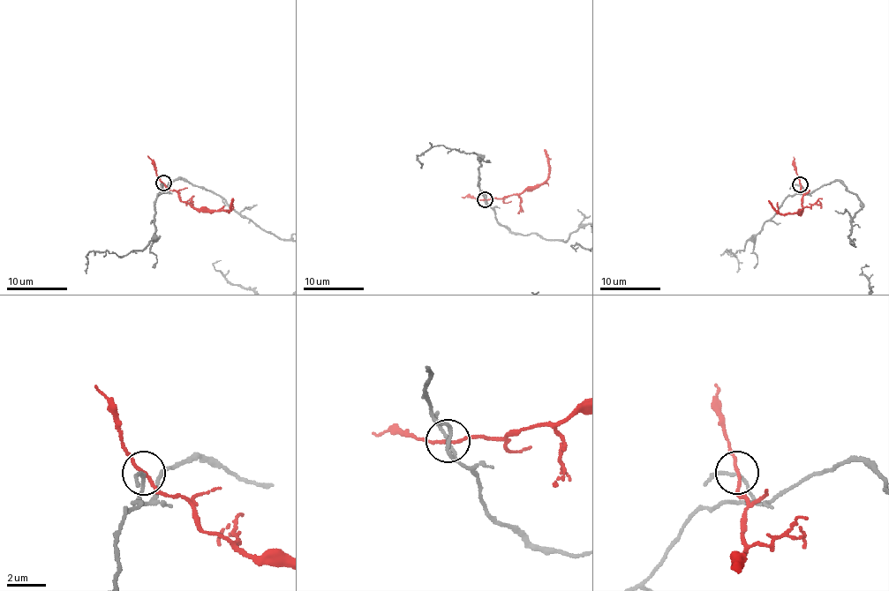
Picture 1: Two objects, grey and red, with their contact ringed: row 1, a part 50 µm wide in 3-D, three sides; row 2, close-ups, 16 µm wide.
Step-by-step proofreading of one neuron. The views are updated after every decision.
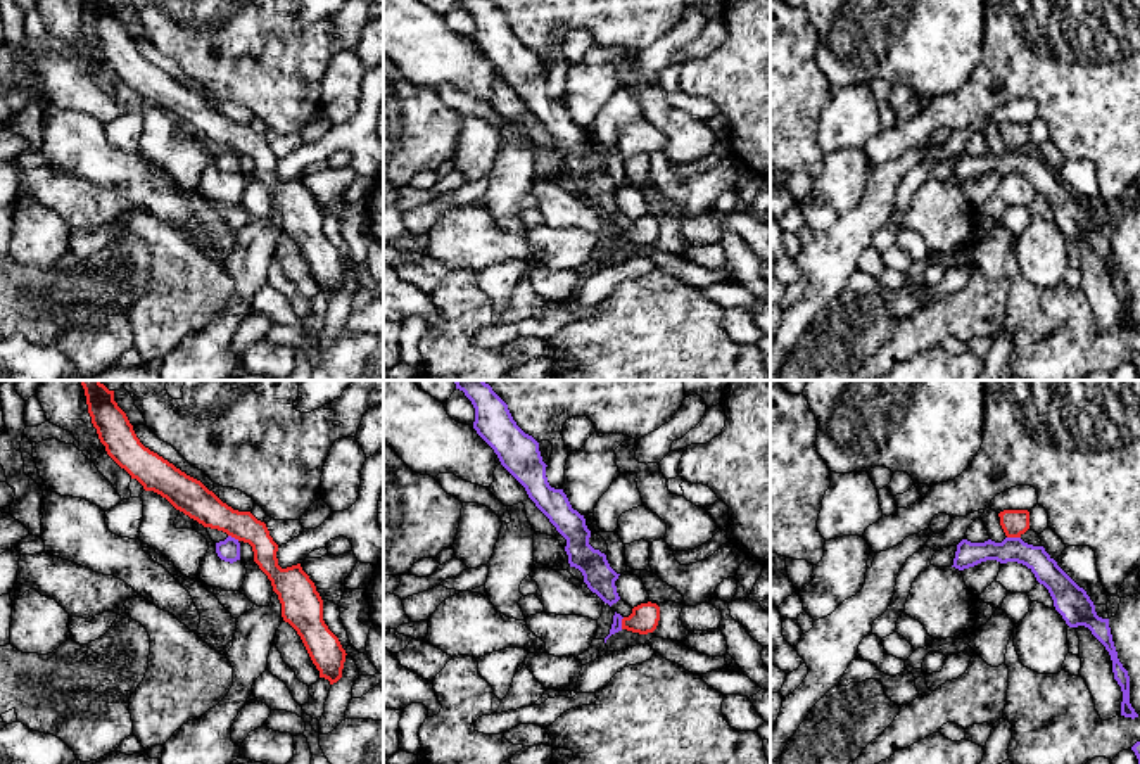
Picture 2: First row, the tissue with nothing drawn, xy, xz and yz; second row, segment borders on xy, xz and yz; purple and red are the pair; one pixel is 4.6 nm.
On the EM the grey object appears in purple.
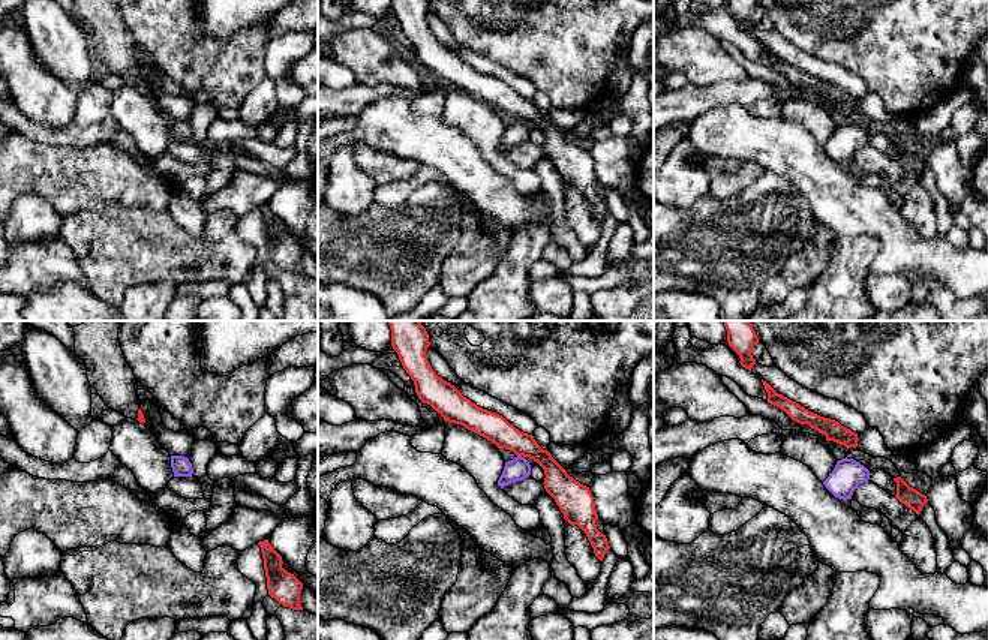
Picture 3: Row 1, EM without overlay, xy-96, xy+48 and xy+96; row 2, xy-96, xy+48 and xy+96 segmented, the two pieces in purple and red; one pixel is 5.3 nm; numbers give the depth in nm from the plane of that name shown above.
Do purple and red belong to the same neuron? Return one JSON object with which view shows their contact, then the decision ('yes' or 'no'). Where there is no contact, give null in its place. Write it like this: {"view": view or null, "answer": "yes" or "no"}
{"view": "yz", "answer": "no"}

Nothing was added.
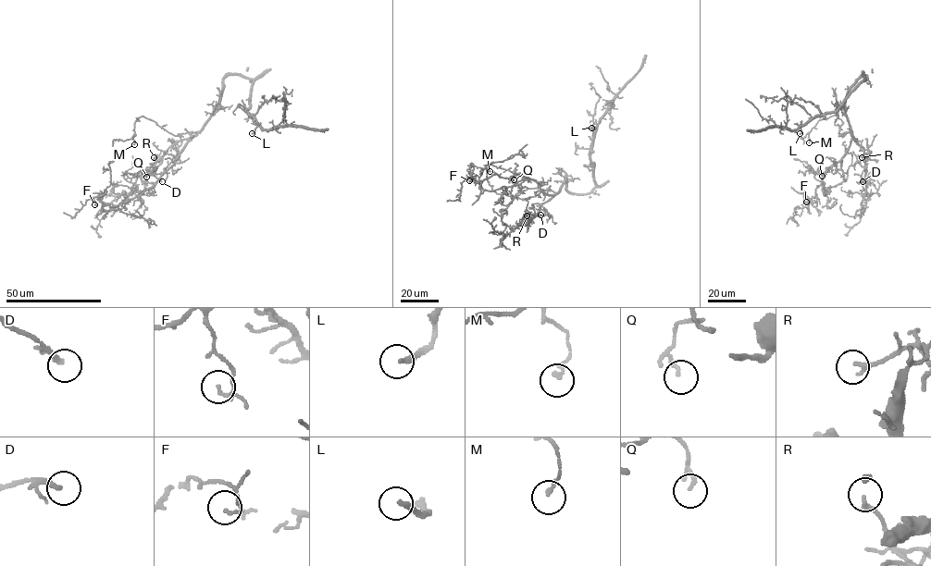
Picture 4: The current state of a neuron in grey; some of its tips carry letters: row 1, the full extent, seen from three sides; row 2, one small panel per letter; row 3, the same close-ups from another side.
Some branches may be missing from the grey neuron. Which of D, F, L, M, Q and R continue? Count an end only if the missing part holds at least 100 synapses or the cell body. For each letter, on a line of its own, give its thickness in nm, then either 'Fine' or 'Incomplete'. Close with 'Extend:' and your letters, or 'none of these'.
D: Thickness 200 nm. Fine
F: Thickness 140 nm. Fine
L: Thickness 200 nm. Incomplete
M: Thickness 170 nm. Fine
Q: Thickness 150 nm. Fine
R: Thickness 200 nm. Fine
Extend: L

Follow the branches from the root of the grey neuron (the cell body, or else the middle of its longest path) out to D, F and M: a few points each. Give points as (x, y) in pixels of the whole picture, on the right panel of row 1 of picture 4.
D: (845, 107), (851, 132), (863, 149), (865, 157), (862, 181)
F: (845, 107), (852, 136), (848, 152), (824, 174), (809, 205), (803, 194), (806, 202)
M: (845, 107), (851, 131), (838, 135), (842, 122), (835, 115), (818, 121), (809, 133), (809, 142)

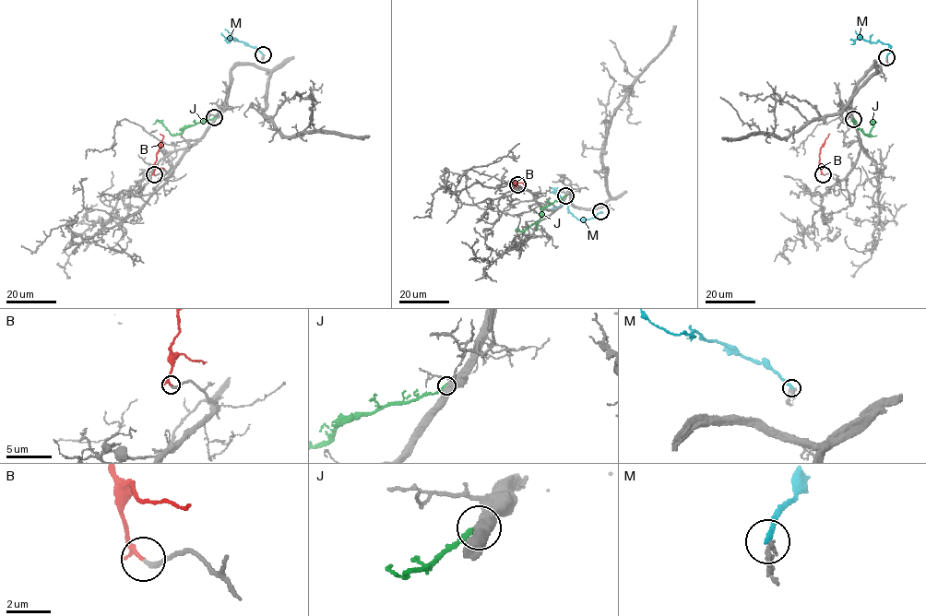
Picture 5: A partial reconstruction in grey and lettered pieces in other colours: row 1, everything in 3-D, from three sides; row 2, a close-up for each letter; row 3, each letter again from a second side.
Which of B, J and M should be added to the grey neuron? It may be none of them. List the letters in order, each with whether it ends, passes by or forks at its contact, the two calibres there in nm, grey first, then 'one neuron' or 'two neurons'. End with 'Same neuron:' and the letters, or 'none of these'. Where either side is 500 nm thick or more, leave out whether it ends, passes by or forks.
B: it ends; calibres 200 and 200 nm; one neuron
J: calibres 550 and 260 nm; two neurons
M: it ends; calibres 240 and 240 nm; two neurons
Same neuron: B

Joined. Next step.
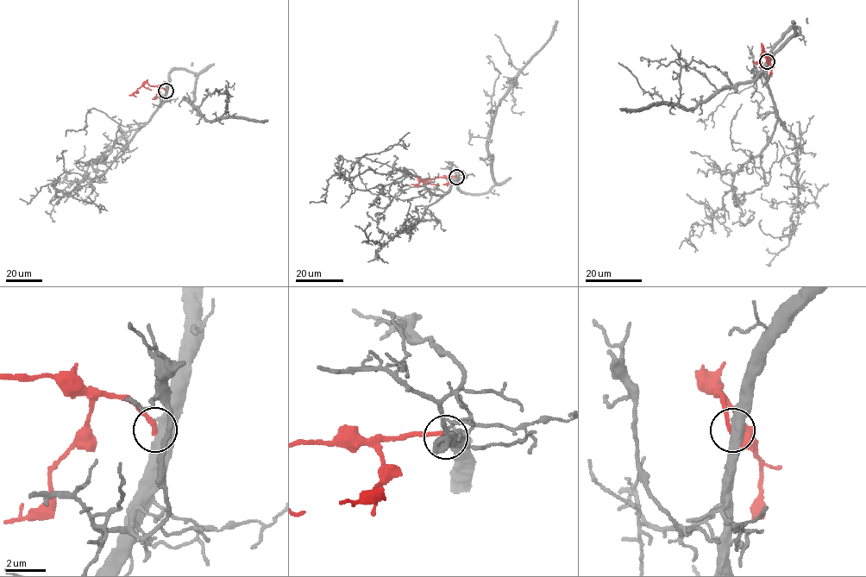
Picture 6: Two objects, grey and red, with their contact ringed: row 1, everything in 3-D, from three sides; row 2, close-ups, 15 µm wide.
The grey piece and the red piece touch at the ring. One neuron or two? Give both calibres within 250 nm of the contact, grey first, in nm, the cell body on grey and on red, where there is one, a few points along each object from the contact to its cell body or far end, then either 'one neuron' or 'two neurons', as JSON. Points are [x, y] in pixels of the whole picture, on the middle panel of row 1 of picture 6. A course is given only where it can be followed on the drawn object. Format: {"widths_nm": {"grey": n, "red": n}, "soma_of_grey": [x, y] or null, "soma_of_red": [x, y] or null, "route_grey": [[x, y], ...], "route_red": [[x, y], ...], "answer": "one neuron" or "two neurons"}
{"widths_nm": {"grey": 550, "red": 220}, "soma_of_grey": null, "soma_of_red": null, "route_grey": [[456, 176], [443, 195], [433, 194], [418, 178], [400, 171], [349, 176], [363, 156], [390, 149], [410, 132]], "route_red": [[455, 176], [435, 178], [415, 185], [422, 186]], "answer": "two neurons"}

